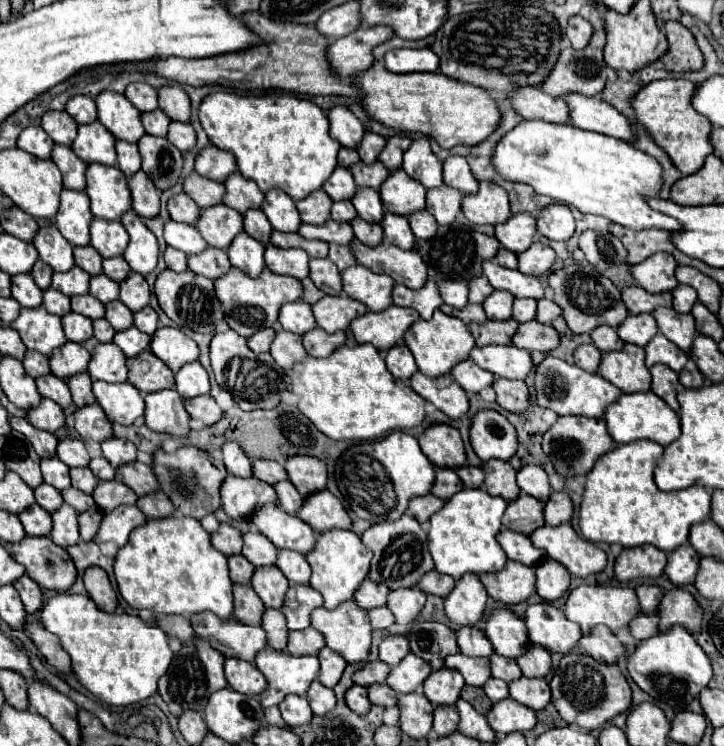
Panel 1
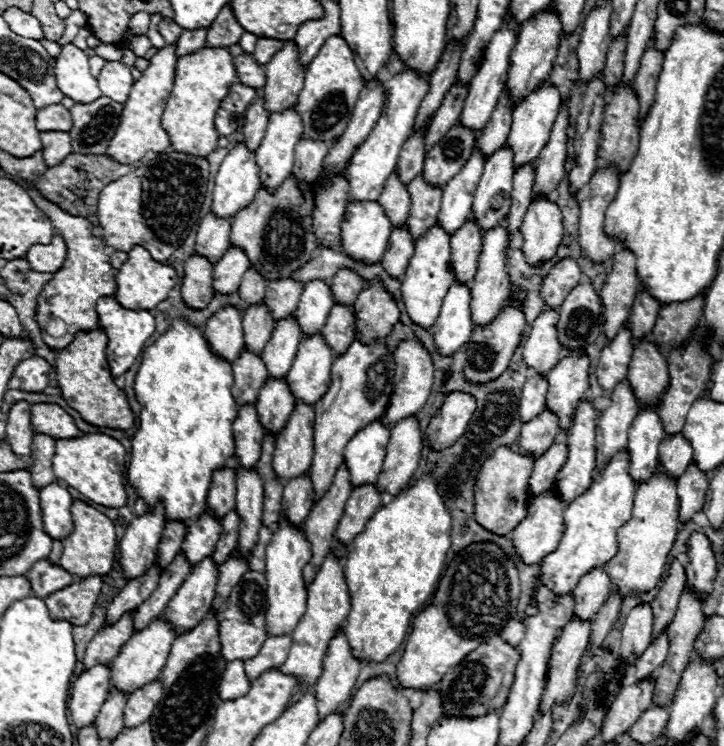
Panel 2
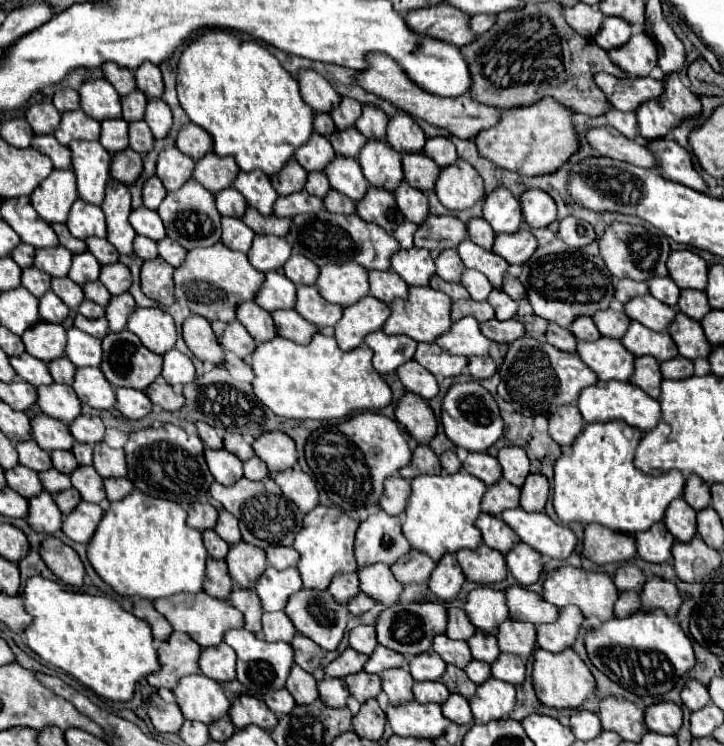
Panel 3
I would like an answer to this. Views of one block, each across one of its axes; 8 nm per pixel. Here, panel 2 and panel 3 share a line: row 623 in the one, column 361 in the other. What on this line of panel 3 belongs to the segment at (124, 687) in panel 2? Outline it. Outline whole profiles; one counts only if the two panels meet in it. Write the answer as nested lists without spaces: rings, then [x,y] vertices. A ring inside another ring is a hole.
[[[368,140],[366,146],[360,150],[358,162],[362,166],[366,180],[376,188],[394,192],[404,180],[402,154],[398,154],[386,142]]]

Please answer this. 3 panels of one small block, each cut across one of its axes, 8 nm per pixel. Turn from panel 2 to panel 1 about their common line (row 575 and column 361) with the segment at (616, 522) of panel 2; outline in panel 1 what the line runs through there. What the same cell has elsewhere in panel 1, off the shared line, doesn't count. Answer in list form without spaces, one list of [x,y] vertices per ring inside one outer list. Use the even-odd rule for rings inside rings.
[[[330,530],[330,532],[318,534],[318,542],[316,542],[314,550],[310,554],[306,554],[306,560],[312,566],[310,586],[322,594],[324,608],[334,610],[342,602],[354,598],[358,586],[368,576],[372,554],[352,530]]]

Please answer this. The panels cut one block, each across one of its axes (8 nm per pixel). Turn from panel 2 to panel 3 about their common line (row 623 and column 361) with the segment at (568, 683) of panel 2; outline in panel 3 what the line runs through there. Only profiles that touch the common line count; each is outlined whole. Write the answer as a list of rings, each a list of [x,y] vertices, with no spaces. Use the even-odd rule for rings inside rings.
[[[386,564],[366,566],[358,570],[358,578],[360,590],[384,606],[396,604],[400,594],[404,592],[404,586],[394,578],[392,570]]]

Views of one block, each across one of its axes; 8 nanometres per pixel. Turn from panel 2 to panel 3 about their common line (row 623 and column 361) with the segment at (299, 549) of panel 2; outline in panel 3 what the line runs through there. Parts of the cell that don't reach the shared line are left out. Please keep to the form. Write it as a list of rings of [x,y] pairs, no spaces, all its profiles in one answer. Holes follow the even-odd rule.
[[[356,262],[344,264],[326,264],[320,270],[316,288],[324,300],[338,304],[342,308],[352,306],[366,294],[370,294],[368,270]]]

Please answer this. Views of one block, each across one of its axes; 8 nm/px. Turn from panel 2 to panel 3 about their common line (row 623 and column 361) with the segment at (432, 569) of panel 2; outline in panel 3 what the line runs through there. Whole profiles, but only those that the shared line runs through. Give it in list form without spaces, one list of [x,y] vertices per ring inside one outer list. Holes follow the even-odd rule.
[[[316,334],[308,346],[300,346],[288,338],[276,336],[270,342],[264,342],[254,352],[254,394],[278,416],[294,420],[342,420],[358,410],[380,410],[392,402],[392,390],[382,380],[382,376],[372,366],[372,350],[368,346],[358,346],[350,352],[338,348],[332,336]]]

